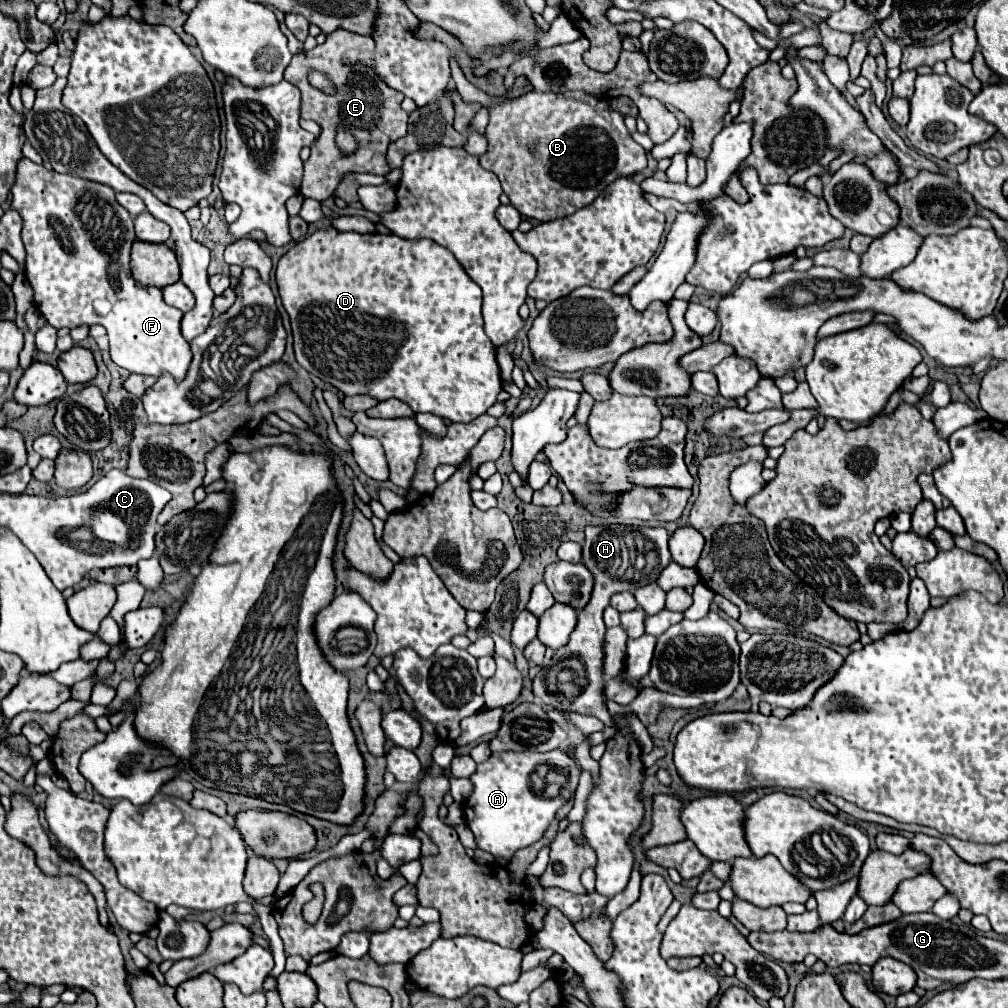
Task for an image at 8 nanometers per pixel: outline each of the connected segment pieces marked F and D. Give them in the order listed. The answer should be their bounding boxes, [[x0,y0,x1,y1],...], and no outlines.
[[11,158,193,382],[277,226,501,422]]

